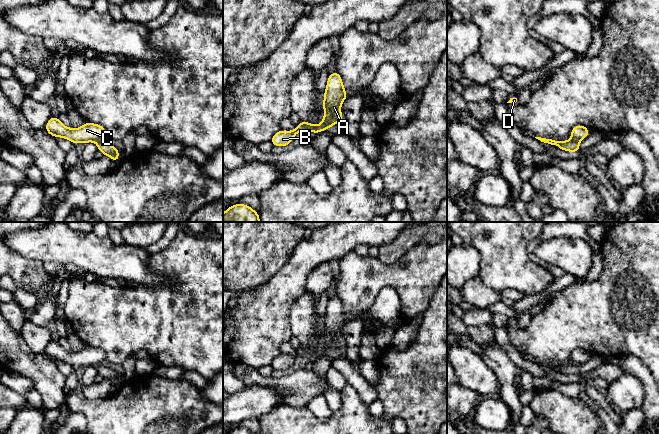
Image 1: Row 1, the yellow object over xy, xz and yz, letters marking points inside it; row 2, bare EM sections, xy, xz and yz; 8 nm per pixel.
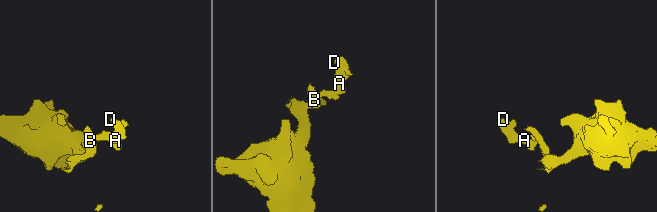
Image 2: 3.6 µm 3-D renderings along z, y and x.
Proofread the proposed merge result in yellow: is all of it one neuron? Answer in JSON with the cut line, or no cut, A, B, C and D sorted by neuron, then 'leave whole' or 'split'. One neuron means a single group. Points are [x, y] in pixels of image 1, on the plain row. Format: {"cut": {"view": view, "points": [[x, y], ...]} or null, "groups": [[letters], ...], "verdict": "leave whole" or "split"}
{"cut": {"view": "yz", "points": [[571, 362], [578, 365]]}, "groups": [["A", "D"], ["B", "C"]], "verdict": "split"}

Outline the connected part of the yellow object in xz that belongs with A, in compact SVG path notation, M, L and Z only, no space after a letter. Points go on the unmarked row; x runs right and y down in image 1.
M337 295L329 298L323 323L323 354L329 354L332 349L343 345L341 329L348 321L340 298Z

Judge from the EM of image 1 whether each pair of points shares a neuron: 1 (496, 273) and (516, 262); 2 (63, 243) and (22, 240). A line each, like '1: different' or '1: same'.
1: same
2: same

